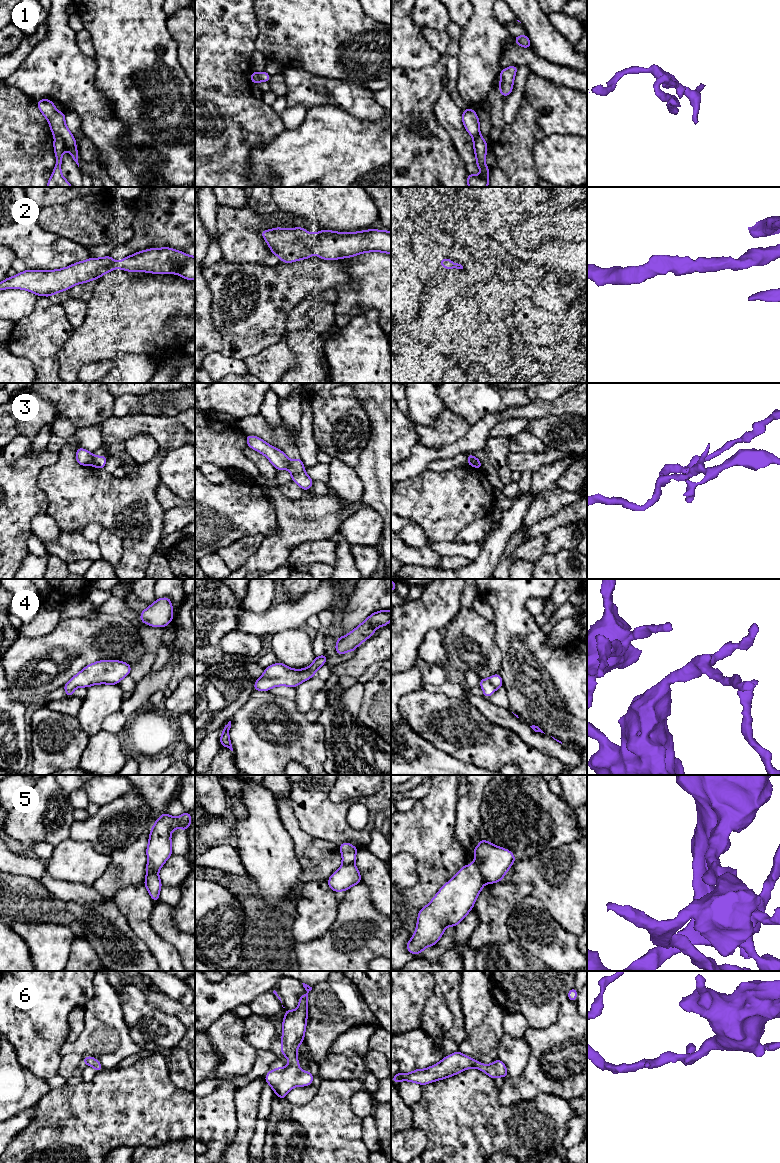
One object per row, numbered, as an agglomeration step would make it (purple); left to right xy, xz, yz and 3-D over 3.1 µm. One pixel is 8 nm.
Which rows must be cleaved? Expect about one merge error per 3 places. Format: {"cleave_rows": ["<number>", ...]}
{"cleave_rows": ["1", "3", "5"]}

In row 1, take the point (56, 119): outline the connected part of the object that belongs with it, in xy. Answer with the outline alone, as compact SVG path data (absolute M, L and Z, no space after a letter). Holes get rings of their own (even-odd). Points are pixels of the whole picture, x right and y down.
M40 99L36 101L36 104L40 112L48 120L52 134L54 136L60 135L65 140L66 146L70 152L71 157L79 167L79 152L76 148L76 140L65 123L66 112L57 111L55 108L55 104L52 100Z

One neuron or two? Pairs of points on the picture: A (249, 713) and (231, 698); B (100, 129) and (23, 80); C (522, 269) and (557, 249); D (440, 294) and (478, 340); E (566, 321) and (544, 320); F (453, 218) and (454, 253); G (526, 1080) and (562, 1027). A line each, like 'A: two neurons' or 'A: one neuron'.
A: two neurons
B: one neuron
C: two neurons
D: one neuron
E: one neuron
F: two neurons
G: one neuron

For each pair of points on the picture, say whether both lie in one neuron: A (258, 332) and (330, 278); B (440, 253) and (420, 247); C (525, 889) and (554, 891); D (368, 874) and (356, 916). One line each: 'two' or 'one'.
A: one
B: one
C: two
D: two

